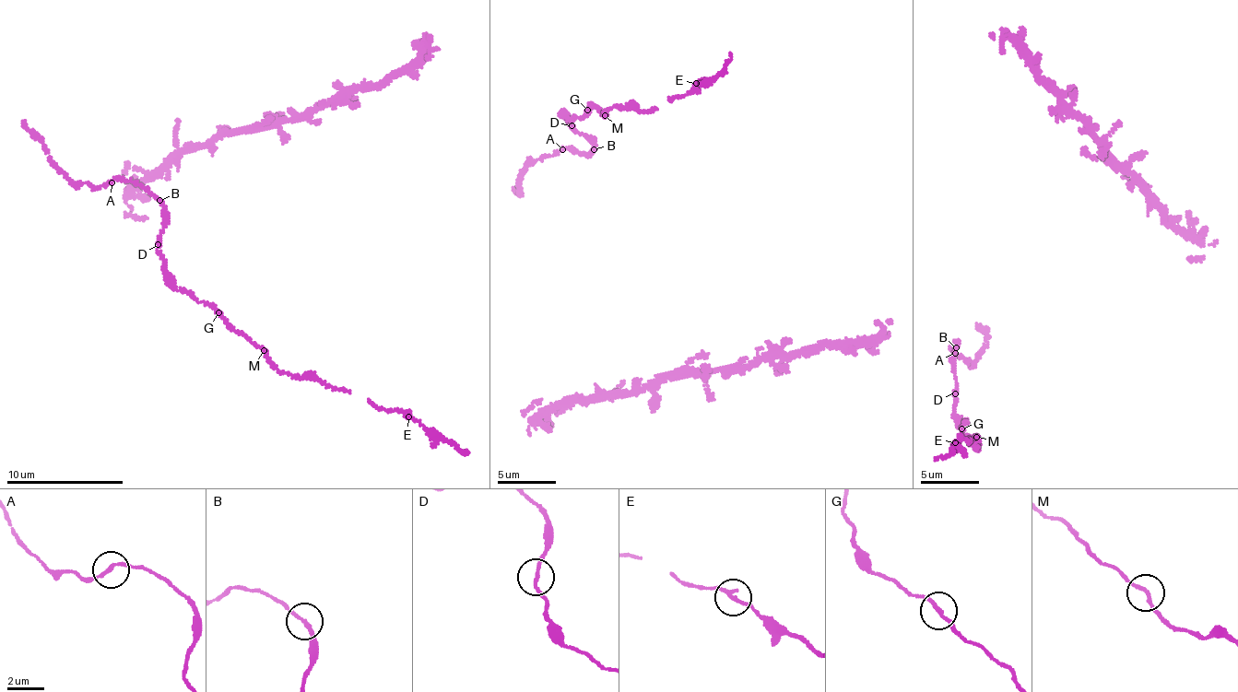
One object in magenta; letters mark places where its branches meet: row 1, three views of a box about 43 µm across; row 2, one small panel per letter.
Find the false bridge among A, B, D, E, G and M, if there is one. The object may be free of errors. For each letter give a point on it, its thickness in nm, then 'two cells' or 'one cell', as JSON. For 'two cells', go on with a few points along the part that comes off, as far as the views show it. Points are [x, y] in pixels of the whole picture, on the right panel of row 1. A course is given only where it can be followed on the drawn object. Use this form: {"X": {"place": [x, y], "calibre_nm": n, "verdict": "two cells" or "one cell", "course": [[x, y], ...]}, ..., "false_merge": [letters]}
{"A": {"place": [955, 353], "calibre_nm": 190, "verdict": "one cell"}, "B": {"place": [956, 347], "calibre_nm": 170, "verdict": "one cell"}, "D": {"place": [955, 393], "calibre_nm": 140, "verdict": "one cell"}, "E": {"place": [955, 442], "calibre_nm": 200, "verdict": "one cell"}, "G": {"place": [961, 428], "calibre_nm": 190, "verdict": "one cell"}, "M": {"place": [976, 437], "calibre_nm": 170, "verdict": "one cell"}, "false_merge": []}

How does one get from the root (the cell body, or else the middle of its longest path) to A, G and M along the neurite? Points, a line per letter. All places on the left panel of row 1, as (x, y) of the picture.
A: (67, 177), (75, 182), (88, 182), (95, 187), (112, 181)
G: (67, 177), (95, 187), (119, 179), (131, 181), (160, 203), (163, 232), (159, 247), (165, 277), (218, 312)
M: (67, 177), (95, 187), (119, 179), (131, 181), (160, 203), (165, 277), (264, 350)

